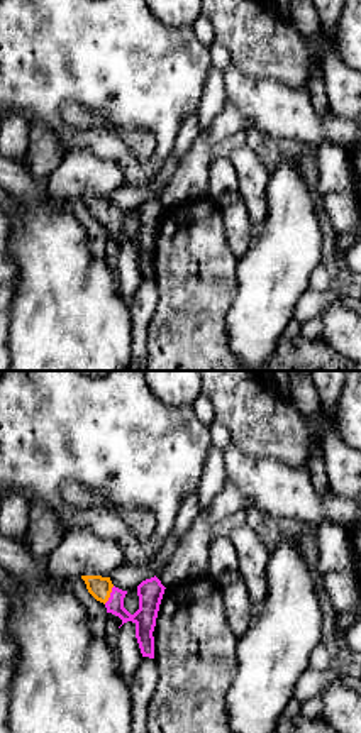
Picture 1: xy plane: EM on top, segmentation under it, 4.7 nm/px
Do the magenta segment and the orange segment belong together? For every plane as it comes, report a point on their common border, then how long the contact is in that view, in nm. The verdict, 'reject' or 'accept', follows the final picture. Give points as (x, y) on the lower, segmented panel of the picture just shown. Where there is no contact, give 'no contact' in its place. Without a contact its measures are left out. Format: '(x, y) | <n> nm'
(111, 595) | 100 nm

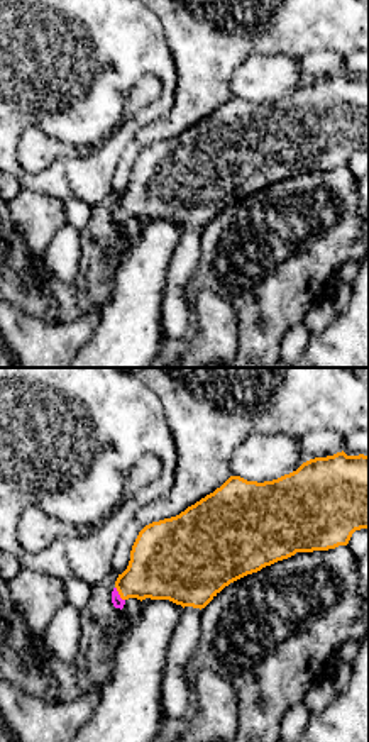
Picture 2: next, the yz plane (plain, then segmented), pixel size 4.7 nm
(117, 593) | 80 nm

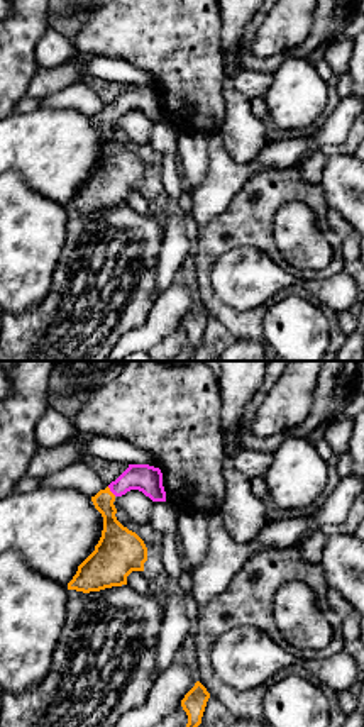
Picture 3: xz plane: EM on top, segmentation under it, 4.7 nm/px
(112, 492) | 60 nm

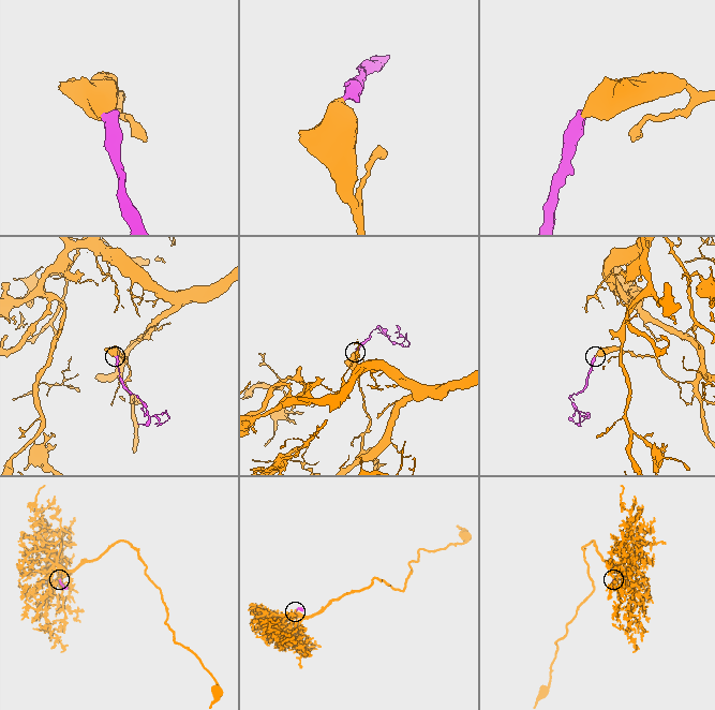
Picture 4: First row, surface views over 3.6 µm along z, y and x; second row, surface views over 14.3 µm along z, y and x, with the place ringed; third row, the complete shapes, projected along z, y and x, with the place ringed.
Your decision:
accept

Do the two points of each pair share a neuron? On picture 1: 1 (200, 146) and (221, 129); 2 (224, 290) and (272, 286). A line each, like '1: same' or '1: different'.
1: same
2: different

